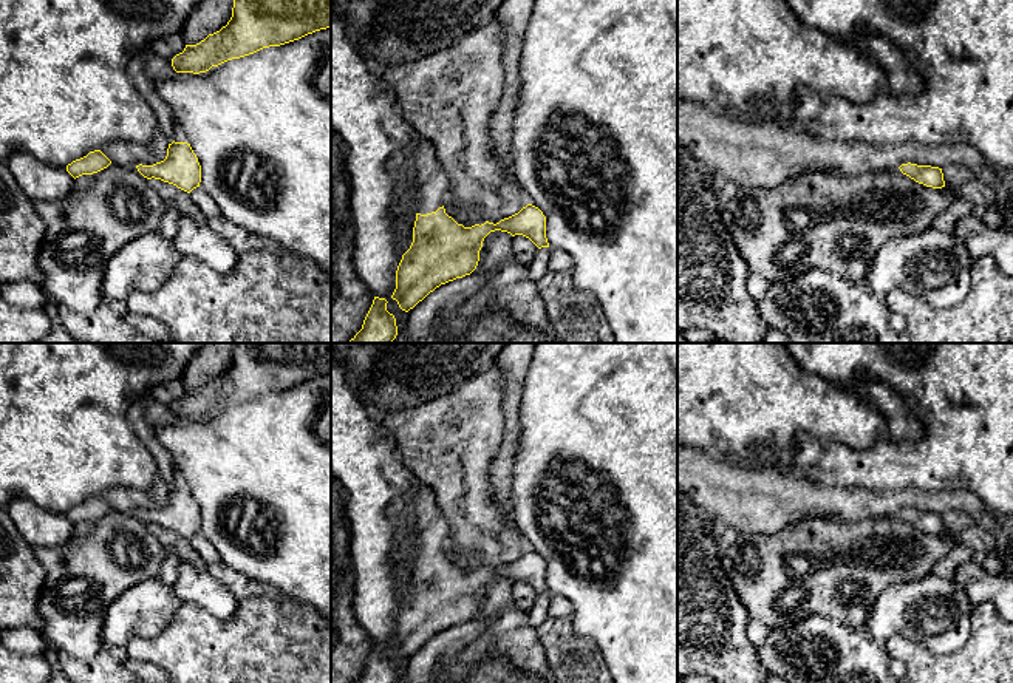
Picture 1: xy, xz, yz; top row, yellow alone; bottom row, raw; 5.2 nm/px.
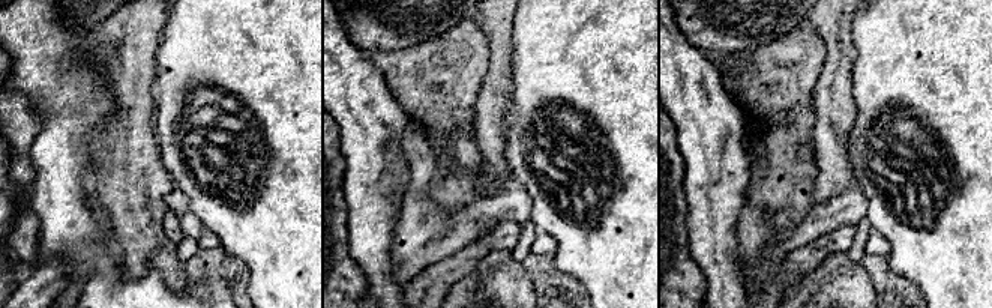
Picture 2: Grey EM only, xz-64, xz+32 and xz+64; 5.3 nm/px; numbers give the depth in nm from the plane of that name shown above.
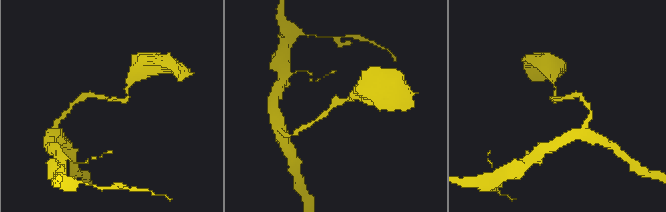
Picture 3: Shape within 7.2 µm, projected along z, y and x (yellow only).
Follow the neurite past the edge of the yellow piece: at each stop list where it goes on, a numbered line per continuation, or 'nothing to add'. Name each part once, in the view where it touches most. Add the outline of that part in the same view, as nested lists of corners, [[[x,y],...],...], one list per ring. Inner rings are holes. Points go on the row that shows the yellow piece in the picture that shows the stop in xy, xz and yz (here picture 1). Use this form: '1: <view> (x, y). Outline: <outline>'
1: xy (180, 135). Outline: [[[178,122],[175,124],[173,141],[175,142],[187,142],[189,144],[187,134],[186,134],[184,128]]]
2: xz (433, 183). Outline: [[[421,139],[413,153],[413,165],[419,184],[418,213],[427,215],[444,206],[449,190],[449,178],[438,159],[435,145],[428,139]]]

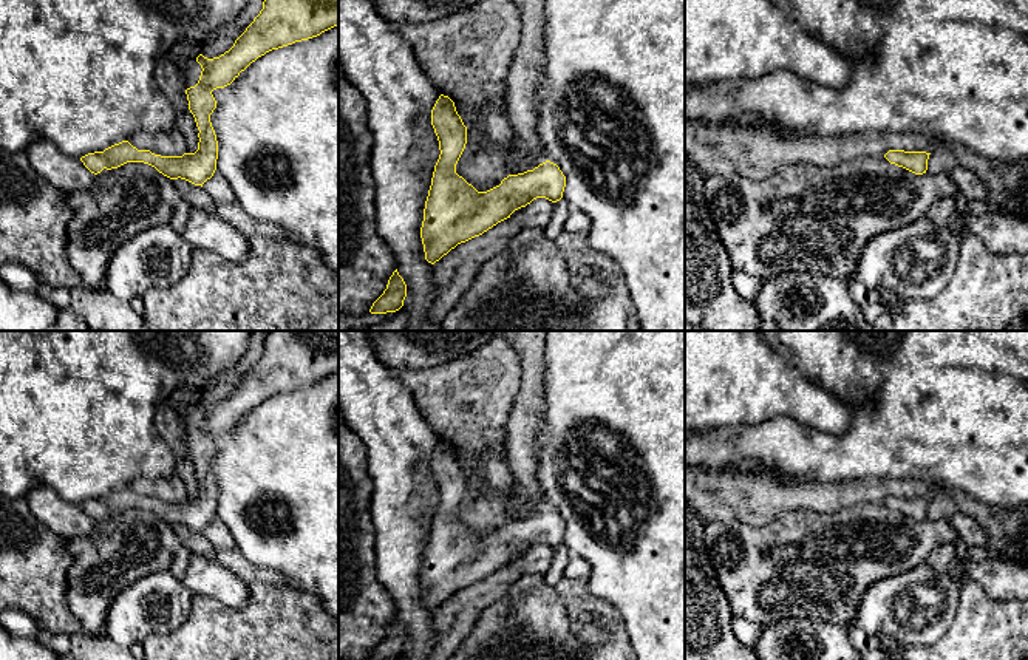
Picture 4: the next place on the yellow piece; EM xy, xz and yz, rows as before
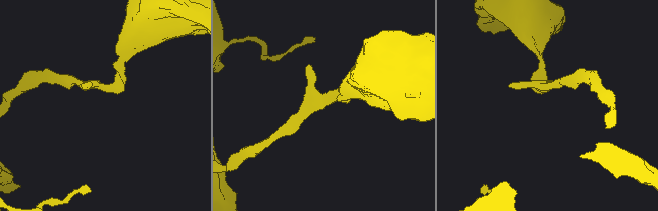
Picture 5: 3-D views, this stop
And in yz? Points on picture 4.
nothing to add

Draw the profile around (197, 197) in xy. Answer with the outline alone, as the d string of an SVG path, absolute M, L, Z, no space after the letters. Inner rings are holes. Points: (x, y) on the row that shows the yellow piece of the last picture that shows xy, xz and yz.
M173 179L176 190L181 195L181 199L189 202L192 209L201 209L209 213L216 212L216 201L201 187L195 185L186 179Z

